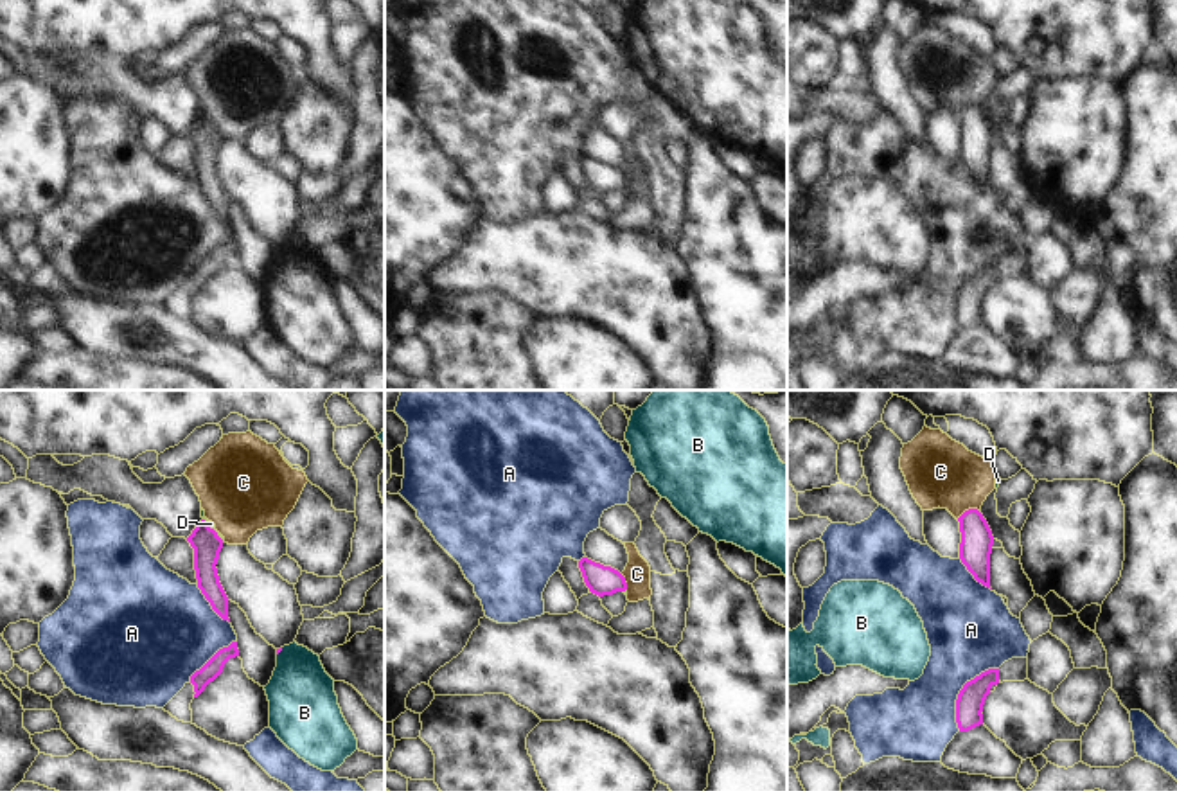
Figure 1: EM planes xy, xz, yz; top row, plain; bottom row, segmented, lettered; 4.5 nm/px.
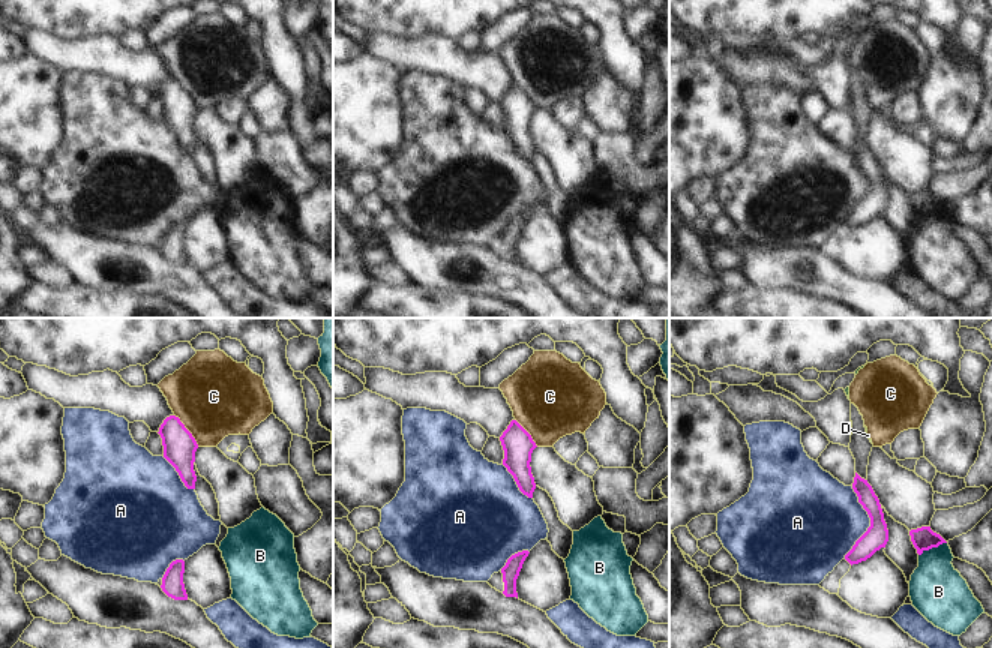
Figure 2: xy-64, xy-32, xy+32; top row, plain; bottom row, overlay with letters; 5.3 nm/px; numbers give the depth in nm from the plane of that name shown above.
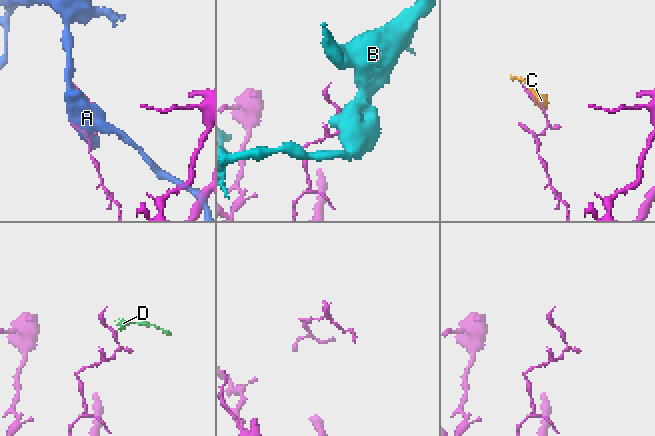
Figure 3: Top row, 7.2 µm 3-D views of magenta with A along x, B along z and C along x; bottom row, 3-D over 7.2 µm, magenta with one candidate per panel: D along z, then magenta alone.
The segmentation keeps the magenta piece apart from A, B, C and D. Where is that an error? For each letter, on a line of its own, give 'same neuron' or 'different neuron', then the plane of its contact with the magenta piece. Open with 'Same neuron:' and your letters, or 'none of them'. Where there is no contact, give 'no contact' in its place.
Same neuron: none of them
A: different neuron; contact in yz
B: different neuron; contact in xy
C: different neuron; contact in yz
D: different neuron; contact in xy

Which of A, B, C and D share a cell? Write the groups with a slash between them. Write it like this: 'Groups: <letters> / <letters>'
Groups: A / B / C D.

